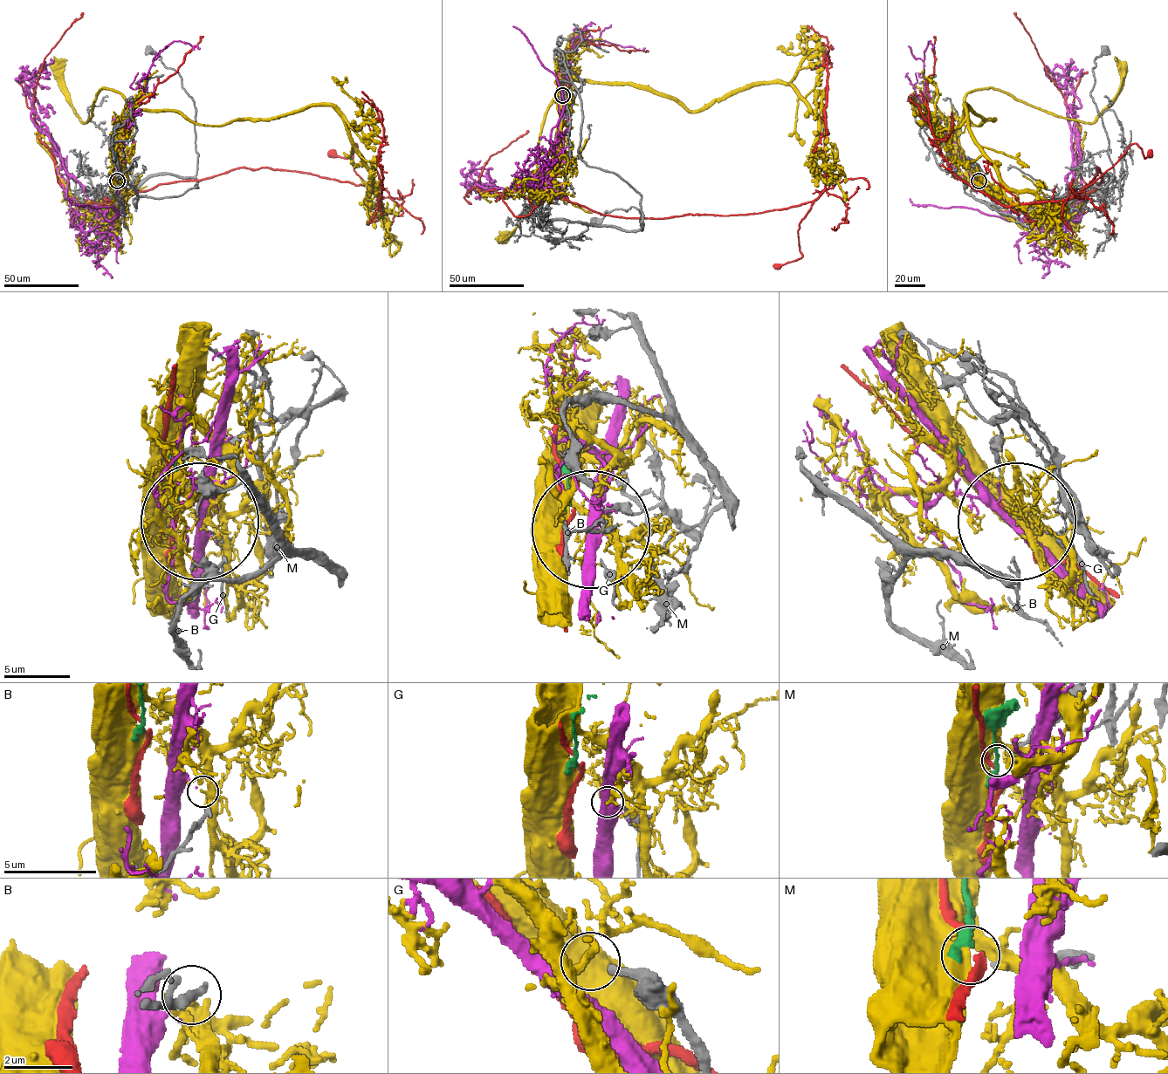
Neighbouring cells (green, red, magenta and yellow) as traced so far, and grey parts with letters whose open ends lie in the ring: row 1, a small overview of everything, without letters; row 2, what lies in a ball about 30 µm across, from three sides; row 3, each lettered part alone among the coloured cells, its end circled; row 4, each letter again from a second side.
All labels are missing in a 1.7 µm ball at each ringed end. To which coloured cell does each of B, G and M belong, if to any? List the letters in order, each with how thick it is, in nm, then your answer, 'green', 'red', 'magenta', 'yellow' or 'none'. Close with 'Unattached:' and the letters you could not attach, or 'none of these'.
B: calibre 220 nm; yellow
G: calibre 190 nm; none
M: calibre 240 nm; green
Unattached: G

